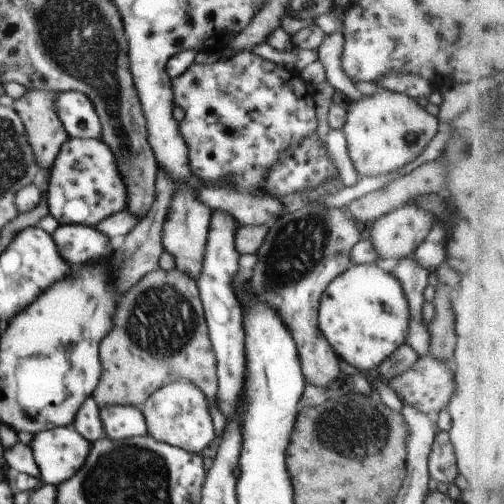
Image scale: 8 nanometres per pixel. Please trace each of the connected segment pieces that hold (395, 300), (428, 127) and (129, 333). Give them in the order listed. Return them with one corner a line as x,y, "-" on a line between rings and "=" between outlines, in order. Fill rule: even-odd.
376,263
353,264
340,274
325,291
319,303
319,328
340,360
362,371
380,368
400,346
406,344
411,324
409,300
401,283
=
387,89
380,94
363,96
359,102
349,102
349,108
346,112
347,118
342,130
347,141
350,161
359,179
390,174
404,168
410,162
414,162
442,127
438,118
428,114
416,99
=
179,269
156,270
146,274
138,284
134,284
120,300
114,312
114,328
100,342
99,356
102,362
100,383
96,386
92,399
99,408
113,405
131,405
139,407
149,397
175,381
192,382
204,395
213,421
216,437
223,437
227,428
227,419
217,408
216,360
208,335
203,305
198,296
196,280

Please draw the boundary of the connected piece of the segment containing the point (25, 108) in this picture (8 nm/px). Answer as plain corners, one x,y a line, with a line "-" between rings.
27,89
27,92
14,100
14,111
20,116
25,127
28,143
34,152
37,164
48,170
56,161
62,146
69,140
64,126
55,110
55,103
59,94
47,89

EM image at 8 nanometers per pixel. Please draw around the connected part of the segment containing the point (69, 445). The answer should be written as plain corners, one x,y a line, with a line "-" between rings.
68,426
52,427
37,433
30,446
41,483
56,486
78,473
91,448
90,443

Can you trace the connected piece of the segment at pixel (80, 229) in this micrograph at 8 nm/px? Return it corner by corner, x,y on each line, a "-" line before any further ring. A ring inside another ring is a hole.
61,225
52,235
59,254
66,263
90,264
106,260
112,254
110,240
95,227

